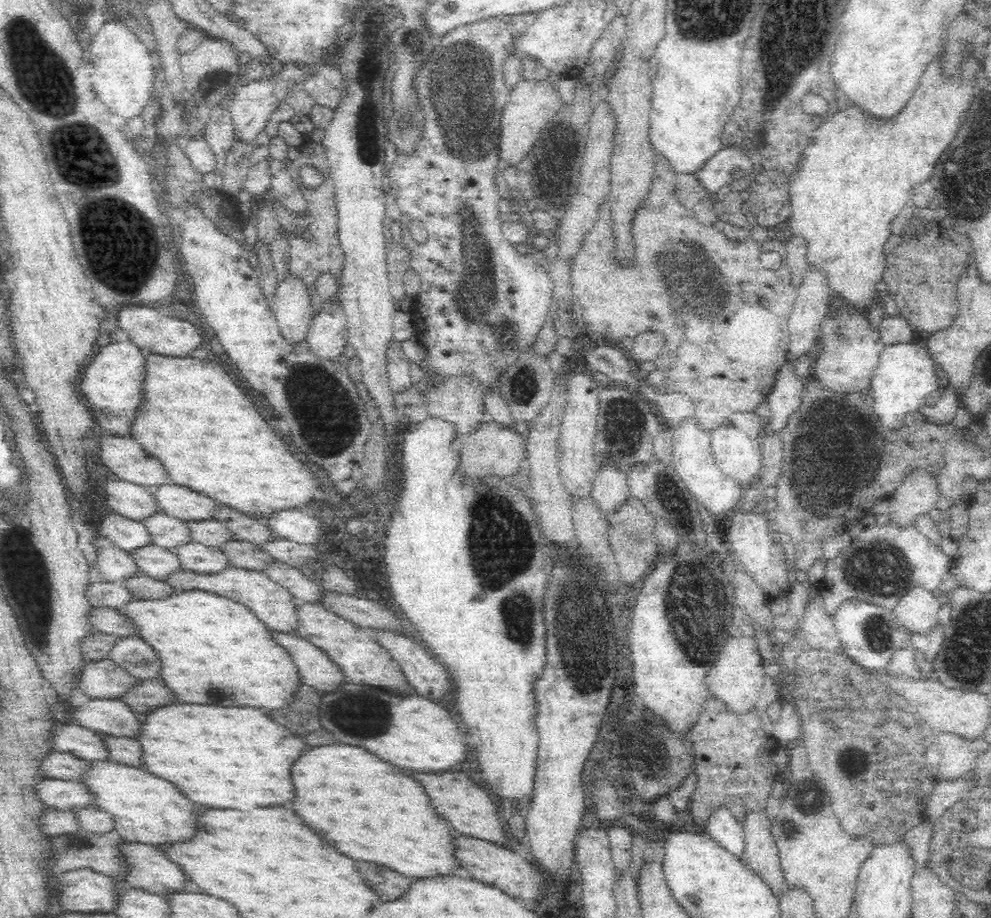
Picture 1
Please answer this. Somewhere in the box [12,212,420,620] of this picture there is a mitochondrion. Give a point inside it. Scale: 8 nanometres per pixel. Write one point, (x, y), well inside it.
(315, 401)

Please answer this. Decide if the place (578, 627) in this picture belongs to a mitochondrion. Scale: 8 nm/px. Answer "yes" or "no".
yes

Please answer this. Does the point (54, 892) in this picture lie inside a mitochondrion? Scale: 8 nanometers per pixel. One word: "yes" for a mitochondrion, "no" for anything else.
no

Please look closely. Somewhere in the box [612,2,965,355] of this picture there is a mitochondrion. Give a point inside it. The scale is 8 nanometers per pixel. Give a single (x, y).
(679, 266)

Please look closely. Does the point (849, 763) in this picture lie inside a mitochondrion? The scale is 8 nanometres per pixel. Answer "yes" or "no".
no

